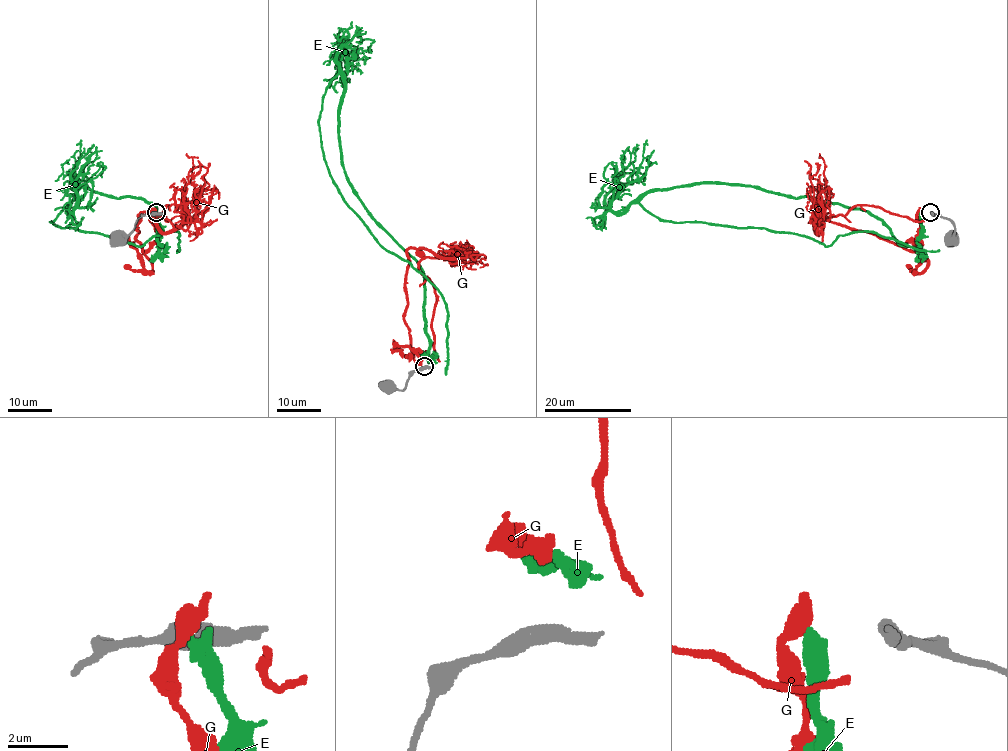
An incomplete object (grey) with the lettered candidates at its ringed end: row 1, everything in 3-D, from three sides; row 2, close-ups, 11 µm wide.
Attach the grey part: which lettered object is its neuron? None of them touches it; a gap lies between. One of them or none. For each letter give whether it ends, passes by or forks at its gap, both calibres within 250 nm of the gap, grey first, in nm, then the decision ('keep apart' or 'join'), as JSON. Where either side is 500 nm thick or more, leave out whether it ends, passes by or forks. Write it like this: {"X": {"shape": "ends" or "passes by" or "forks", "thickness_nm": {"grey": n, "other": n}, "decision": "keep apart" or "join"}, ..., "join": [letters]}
{"E": {"thickness_nm": {"grey": 340, "other": 550}, "decision": "keep apart"}, "G": {"thickness_nm": {"grey": 340, "other": 600}, "decision": "join"}, "join": ["G"]}

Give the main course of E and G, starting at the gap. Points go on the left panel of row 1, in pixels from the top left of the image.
E: (155, 214), (161, 246), (154, 203), (71, 183), (76, 197), (50, 222), (138, 246), (173, 231), (177, 249)
G: (155, 211), (156, 239), (142, 250), (138, 215), (168, 232), (150, 217), (167, 204), (171, 220)

